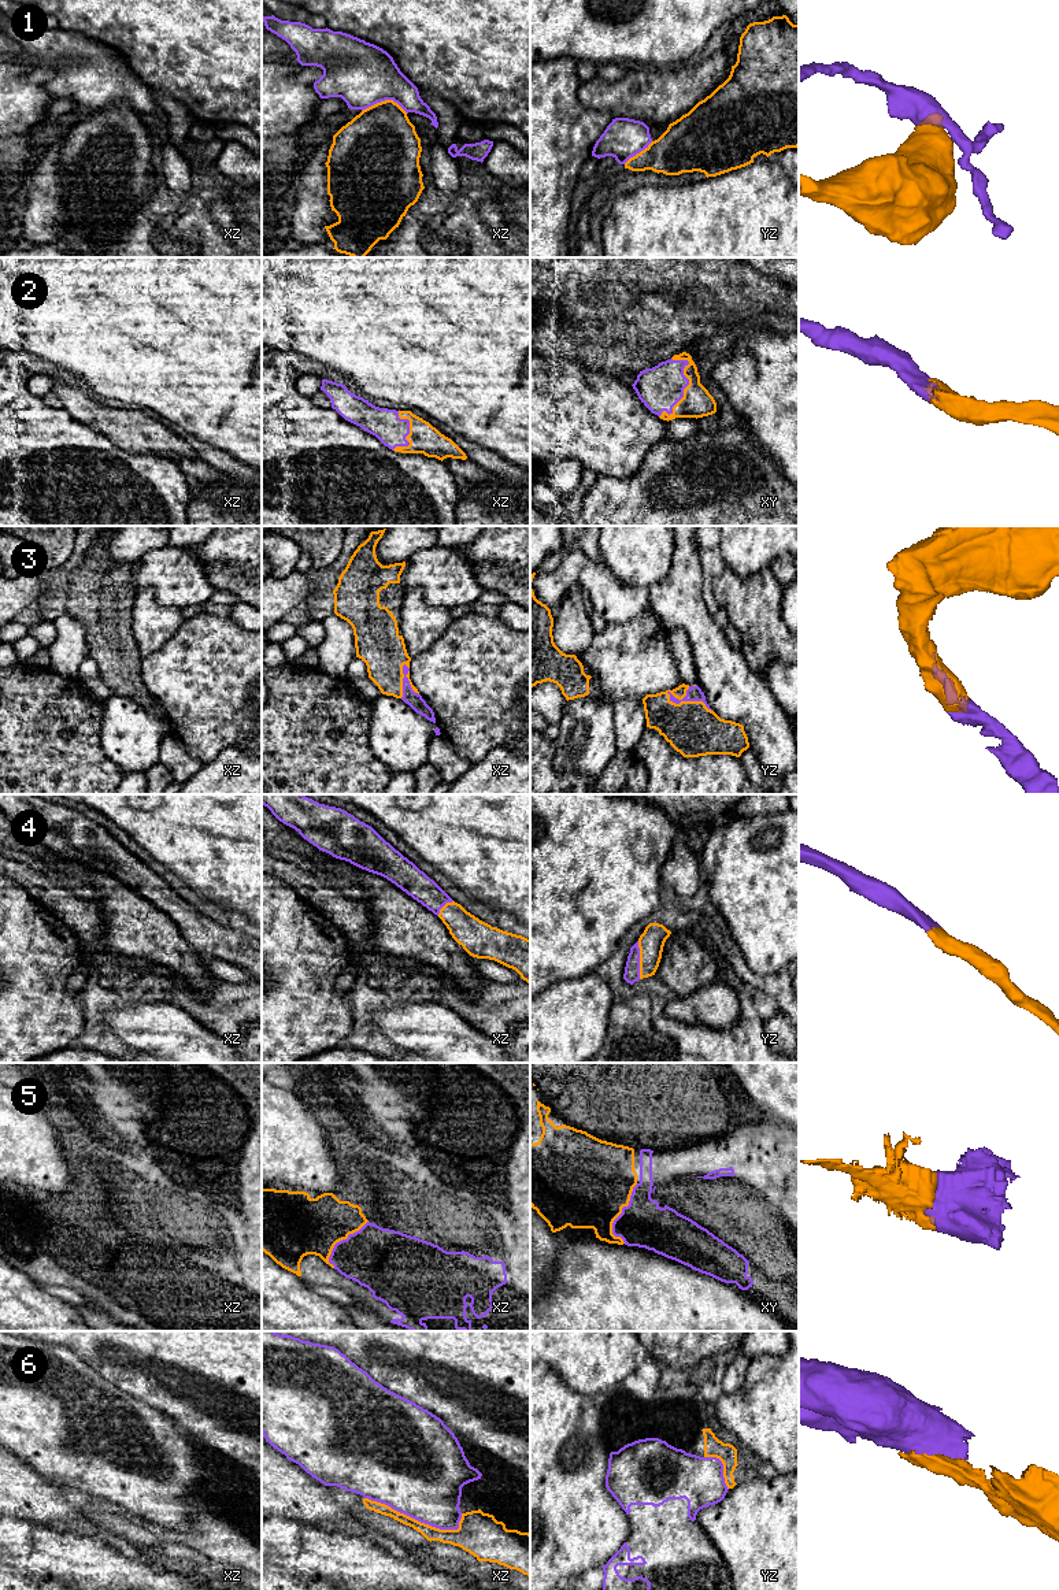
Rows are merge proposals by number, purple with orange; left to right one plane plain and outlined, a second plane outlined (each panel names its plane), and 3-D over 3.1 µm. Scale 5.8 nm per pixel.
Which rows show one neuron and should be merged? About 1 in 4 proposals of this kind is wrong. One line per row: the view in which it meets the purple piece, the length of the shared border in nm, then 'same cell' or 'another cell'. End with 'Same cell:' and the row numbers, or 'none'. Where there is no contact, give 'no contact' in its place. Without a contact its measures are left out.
1: contact in xz; length 280 nm; another cell
2: contact in xy; length 380 nm; same cell
3: contact in yz; length 300 nm; same cell
4: contact in yz; length 220 nm; same cell
5: contact in xy; length 360 nm; same cell
6: contact in xz; length 600 nm; another cell
Same cell: 2, 3, 4, 5

